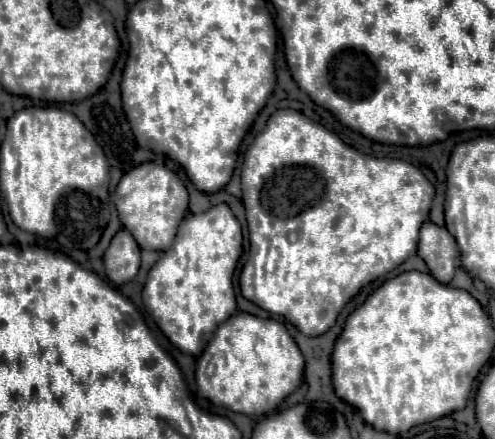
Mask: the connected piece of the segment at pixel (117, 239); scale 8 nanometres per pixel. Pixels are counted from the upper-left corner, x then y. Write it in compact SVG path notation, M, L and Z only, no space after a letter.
M121 229L111 239L111 245L103 255L105 273L107 273L109 281L115 285L131 281L139 271L139 261L141 261L141 253L139 253L139 247L137 247L133 235L129 235L129 231Z

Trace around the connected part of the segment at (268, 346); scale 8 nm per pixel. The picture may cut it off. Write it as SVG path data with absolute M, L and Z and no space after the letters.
M235 313L215 331L203 355L197 359L197 393L213 405L259 417L275 411L299 387L303 369L305 357L281 321Z

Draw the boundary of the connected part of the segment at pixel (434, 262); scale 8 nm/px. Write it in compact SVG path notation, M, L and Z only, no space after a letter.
M431 221L423 223L419 233L417 253L427 263L431 275L439 283L447 285L453 279L455 267L459 263L459 251L457 251L455 237L449 235L445 227L437 227Z

